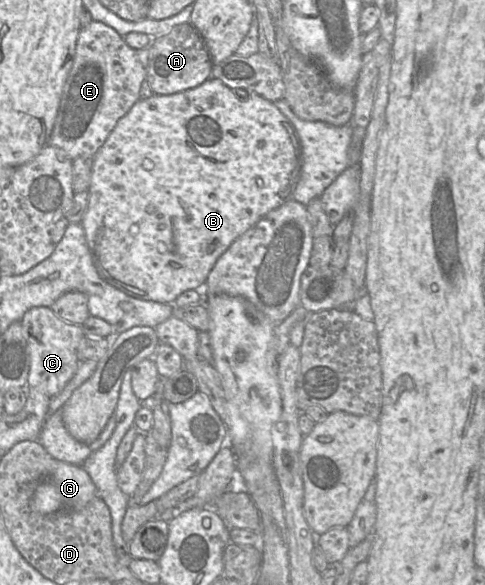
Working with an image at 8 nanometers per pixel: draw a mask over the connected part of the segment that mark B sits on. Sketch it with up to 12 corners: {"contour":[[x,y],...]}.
{"contour":[[212,76],[93,157],[106,282],[173,304],[291,198],[300,141]]}

